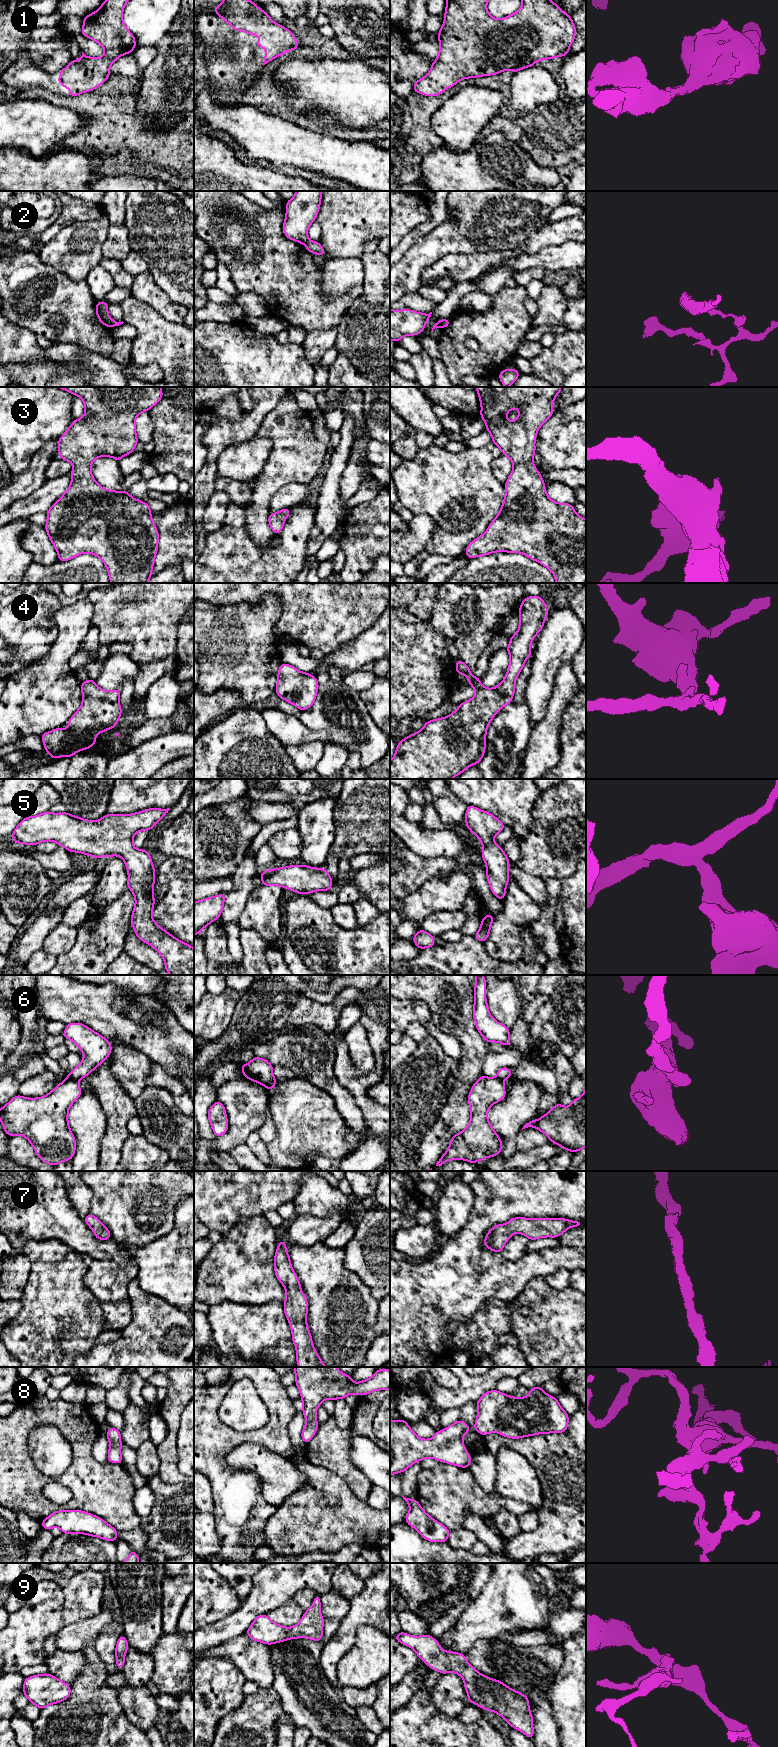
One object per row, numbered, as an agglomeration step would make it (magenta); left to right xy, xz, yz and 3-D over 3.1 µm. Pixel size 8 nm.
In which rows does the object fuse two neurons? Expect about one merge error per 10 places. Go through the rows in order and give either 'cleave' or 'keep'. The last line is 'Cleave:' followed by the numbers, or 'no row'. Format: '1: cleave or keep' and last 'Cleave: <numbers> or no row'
1: keep
2: cleave
3: keep
4: keep
5: keep
6: cleave
7: keep
8: keep
9: keep
Cleave: 2, 6

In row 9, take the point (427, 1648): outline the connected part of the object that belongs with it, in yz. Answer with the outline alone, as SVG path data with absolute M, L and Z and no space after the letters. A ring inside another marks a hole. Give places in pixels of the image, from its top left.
M400 1632L394 1637L401 1644L412 1648L426 1665L441 1674L456 1673L464 1680L468 1702L503 1717L512 1728L533 1739L533 1716L529 1699L499 1680L489 1678L472 1667L465 1654L443 1651L439 1641L428 1633L411 1636Z

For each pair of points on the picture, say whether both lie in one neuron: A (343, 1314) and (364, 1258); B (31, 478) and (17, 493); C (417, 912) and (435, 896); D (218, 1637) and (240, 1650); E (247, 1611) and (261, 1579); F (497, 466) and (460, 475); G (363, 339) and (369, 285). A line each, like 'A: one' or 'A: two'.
A: two
B: one
C: one
D: two
E: one
F: two
G: one

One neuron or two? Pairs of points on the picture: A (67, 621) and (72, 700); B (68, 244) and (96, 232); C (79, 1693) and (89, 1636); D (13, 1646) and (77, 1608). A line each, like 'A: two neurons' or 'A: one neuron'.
A: one neuron
B: one neuron
C: two neurons
D: two neurons

